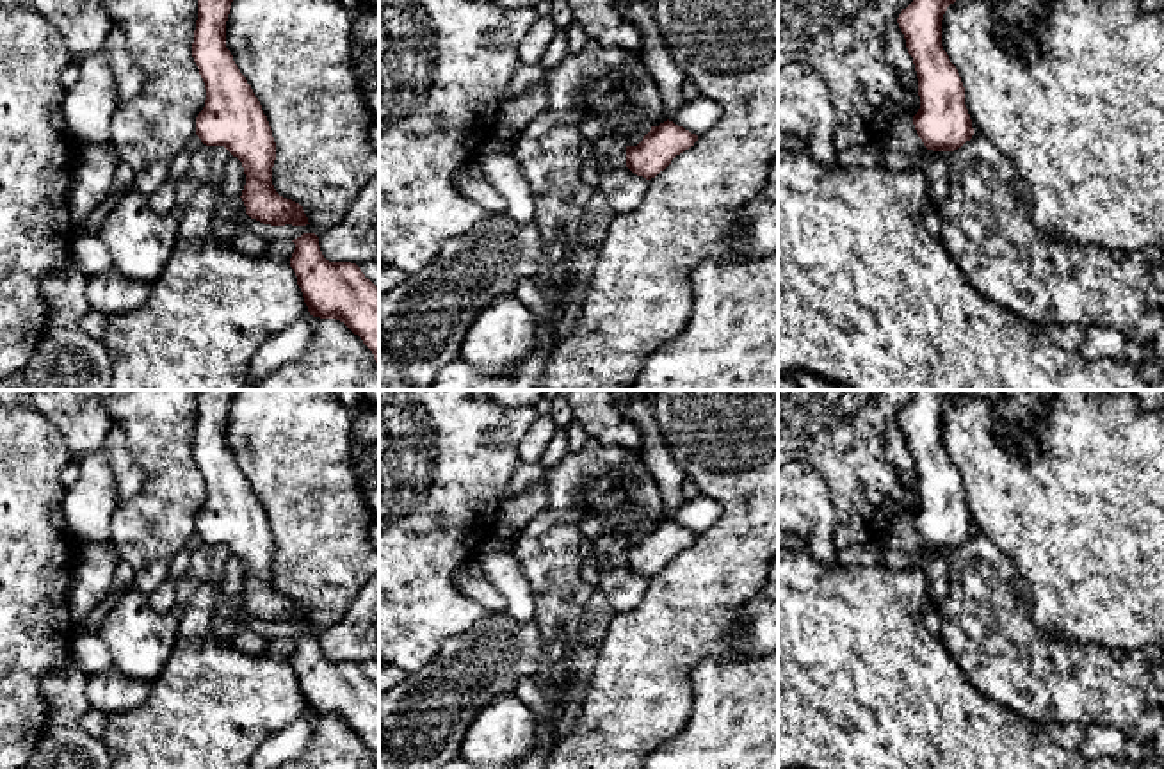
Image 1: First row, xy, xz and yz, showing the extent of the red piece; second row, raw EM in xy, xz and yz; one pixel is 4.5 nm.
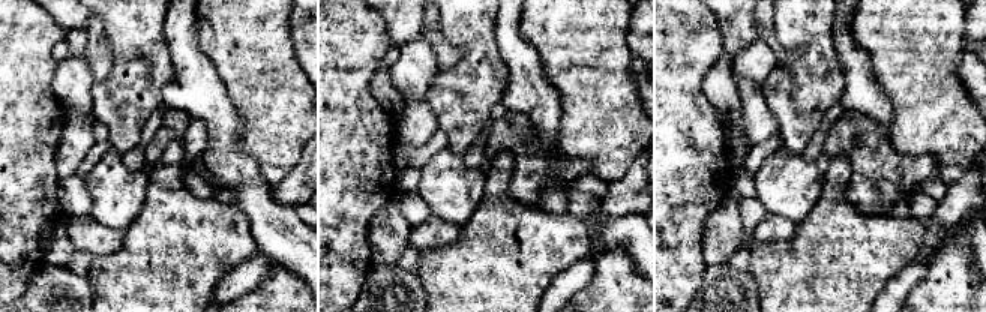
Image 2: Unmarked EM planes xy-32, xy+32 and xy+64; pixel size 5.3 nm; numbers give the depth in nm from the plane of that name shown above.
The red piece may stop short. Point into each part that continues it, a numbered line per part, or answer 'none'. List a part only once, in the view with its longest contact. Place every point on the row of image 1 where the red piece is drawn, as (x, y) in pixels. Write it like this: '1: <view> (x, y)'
none

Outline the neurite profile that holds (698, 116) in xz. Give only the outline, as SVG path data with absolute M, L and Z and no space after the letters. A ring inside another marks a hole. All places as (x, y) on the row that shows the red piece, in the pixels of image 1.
M699 96L694 101L685 101L669 121L683 126L691 134L701 135L710 130L723 116L719 103Z

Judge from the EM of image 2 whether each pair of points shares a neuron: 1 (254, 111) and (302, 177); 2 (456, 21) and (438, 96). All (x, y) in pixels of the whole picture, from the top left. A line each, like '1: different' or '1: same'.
1: different
2: same

